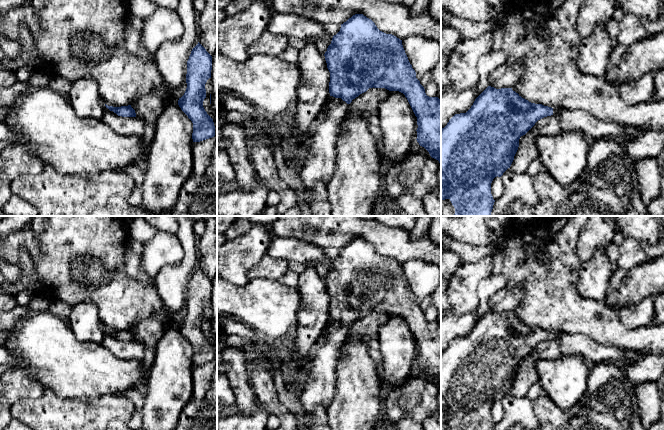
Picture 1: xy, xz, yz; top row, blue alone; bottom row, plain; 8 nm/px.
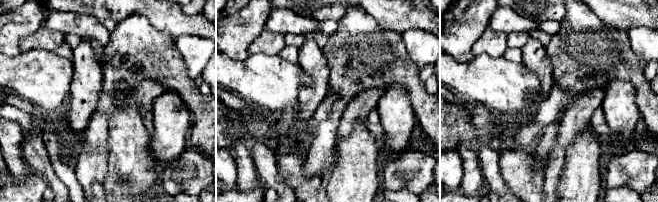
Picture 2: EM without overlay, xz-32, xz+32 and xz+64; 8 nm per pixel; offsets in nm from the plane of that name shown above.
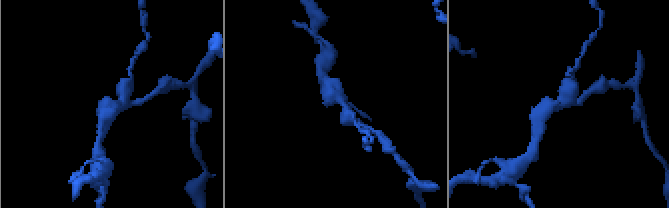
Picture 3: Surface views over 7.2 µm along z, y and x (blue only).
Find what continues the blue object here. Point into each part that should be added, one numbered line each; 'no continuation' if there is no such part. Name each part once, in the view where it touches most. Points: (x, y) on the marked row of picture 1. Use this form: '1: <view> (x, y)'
1: xz (318, 164)

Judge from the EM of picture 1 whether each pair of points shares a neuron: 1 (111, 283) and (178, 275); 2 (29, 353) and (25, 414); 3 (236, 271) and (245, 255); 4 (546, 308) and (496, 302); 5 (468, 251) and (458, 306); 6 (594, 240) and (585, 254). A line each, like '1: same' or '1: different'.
1: different
2: different
3: same
4: different
5: different
6: same

